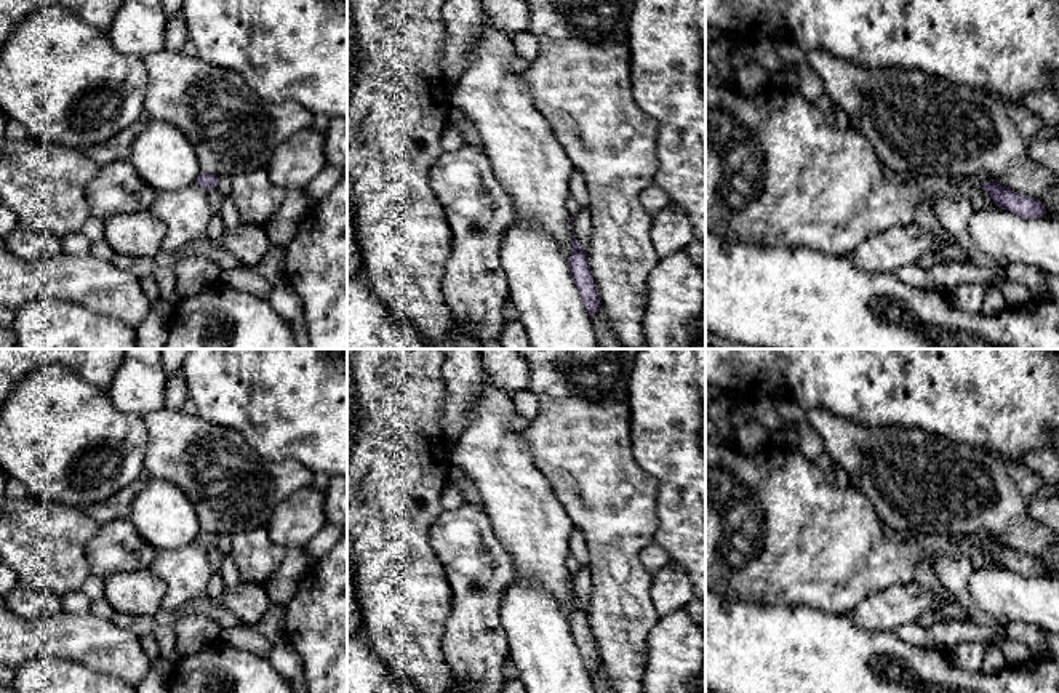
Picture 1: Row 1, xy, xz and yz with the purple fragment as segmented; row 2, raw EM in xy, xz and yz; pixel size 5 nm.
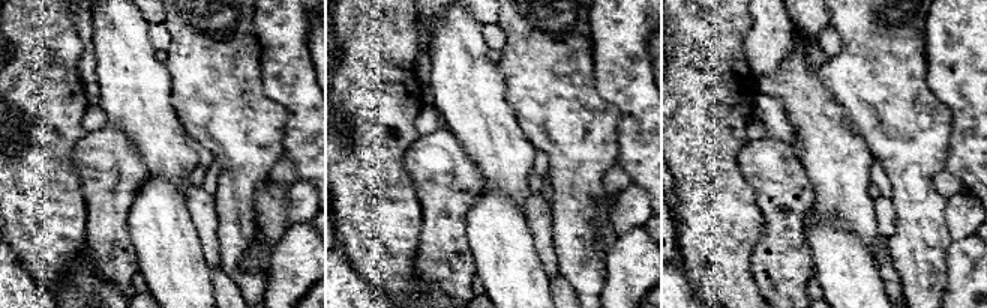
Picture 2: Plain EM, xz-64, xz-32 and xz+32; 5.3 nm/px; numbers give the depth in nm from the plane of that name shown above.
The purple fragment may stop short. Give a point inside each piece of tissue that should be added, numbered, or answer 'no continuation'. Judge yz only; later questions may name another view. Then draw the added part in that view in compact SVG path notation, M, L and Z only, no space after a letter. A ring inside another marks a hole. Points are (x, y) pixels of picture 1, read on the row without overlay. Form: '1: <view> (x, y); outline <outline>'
no continuation

